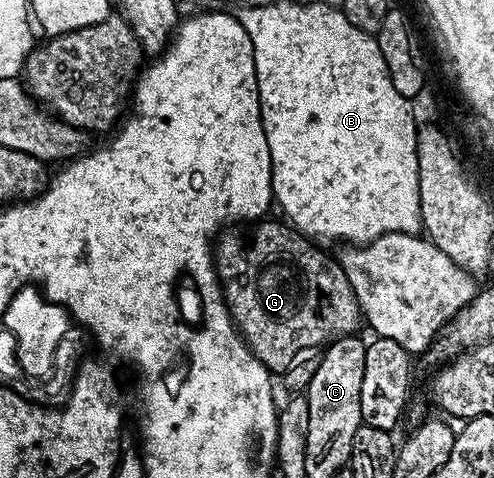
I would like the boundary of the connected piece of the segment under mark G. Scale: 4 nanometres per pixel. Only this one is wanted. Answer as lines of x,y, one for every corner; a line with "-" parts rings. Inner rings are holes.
264,218
255,225
256,228
252,232
252,237
248,240
248,245
244,245
236,236
221,235
214,244
214,263
216,266
216,276
220,279
220,288
224,292
224,304
228,308
228,312
232,315
232,323
235,324
237,332
244,337
245,344
255,356
267,366
269,372
273,374
283,374
292,364
295,364
301,354
307,353
307,348
323,349
325,346
333,344
336,340
341,340
343,336
351,336
357,331
356,327
362,324
362,313
360,304
356,301
354,290
350,286
350,282
344,273
344,267
335,259
332,260
323,252
319,243
313,242
307,236
296,231
295,228
287,223
279,224
276,220
268,220

